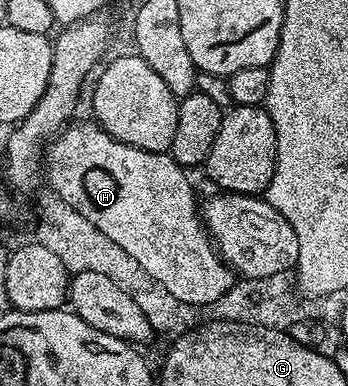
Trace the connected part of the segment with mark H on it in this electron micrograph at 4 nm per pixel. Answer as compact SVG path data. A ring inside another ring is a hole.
M72 122L49 143L42 160L42 176L53 189L55 196L62 198L86 222L90 222L110 242L122 246L134 262L149 278L162 285L178 302L211 306L222 294L226 294L234 283L234 273L217 252L203 221L198 215L196 192L188 181L189 173L180 167L168 152L147 152L114 139L99 124L76 124Z

